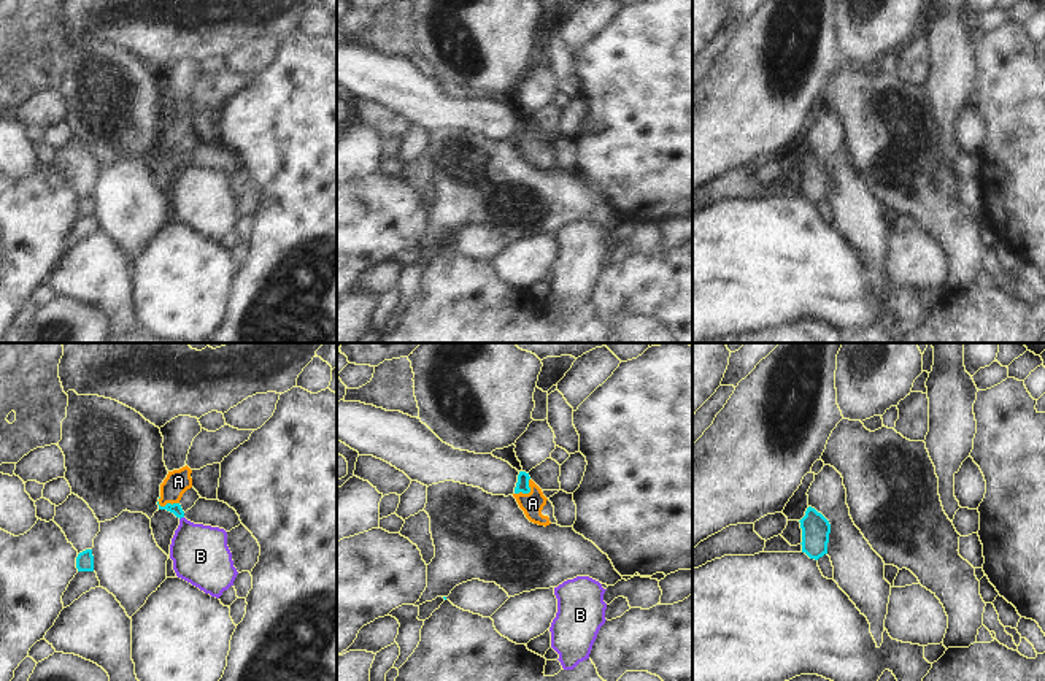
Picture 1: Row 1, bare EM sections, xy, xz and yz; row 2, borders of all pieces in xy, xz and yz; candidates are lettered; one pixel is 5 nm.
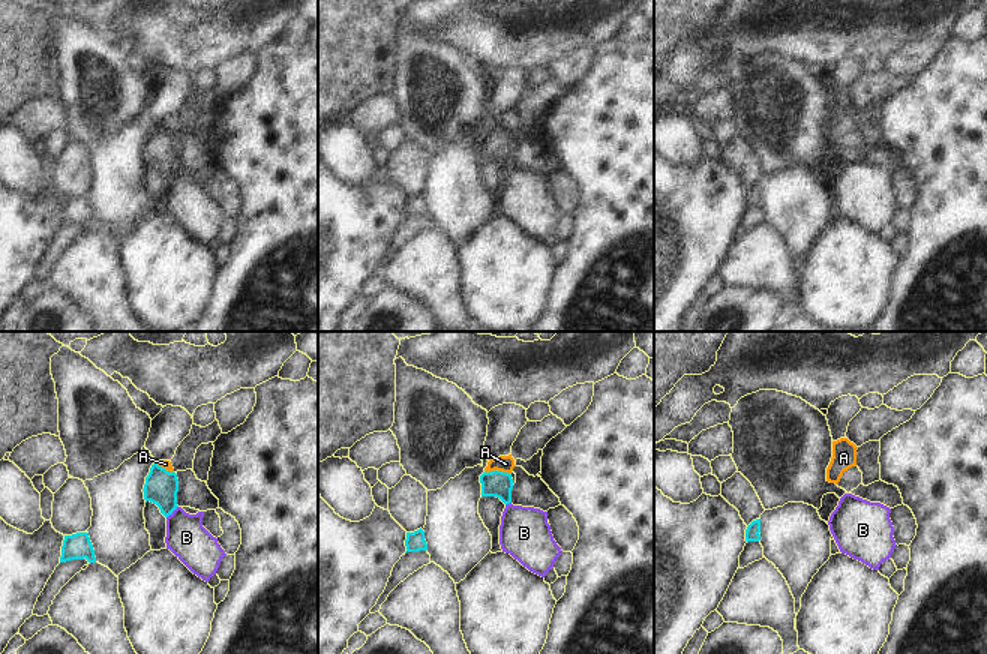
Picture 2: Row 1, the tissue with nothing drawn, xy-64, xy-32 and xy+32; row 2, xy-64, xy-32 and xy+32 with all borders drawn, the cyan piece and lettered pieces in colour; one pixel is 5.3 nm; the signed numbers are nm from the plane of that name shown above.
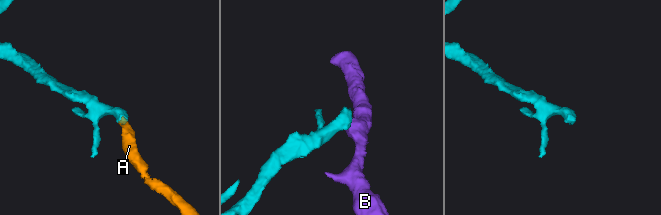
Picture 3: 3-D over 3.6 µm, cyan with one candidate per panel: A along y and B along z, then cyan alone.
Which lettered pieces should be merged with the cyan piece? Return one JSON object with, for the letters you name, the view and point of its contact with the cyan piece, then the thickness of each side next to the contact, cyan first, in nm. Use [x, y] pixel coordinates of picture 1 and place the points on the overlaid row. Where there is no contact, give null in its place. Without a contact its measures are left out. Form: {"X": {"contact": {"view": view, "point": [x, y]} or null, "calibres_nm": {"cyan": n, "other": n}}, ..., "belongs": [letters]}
{"A": {"contact": {"view": "xz", "point": [528, 492]}, "calibres_nm": {"cyan": 60, "other": 120}}, "belongs": ["A"]}

